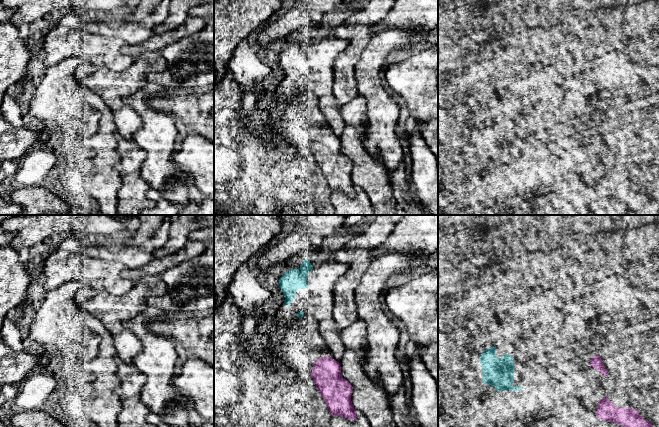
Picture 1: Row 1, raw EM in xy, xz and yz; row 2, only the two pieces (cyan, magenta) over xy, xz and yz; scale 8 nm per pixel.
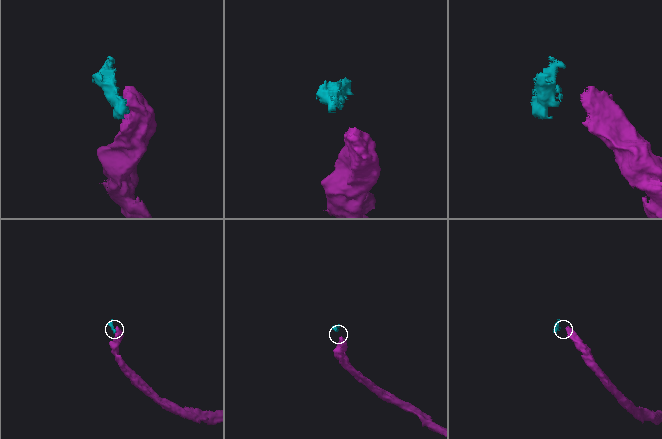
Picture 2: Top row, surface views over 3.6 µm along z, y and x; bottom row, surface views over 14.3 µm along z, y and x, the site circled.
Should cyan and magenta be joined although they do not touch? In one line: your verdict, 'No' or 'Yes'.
Yes

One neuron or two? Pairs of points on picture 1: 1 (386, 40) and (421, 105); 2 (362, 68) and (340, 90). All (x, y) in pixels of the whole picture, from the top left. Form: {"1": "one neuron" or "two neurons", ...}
{"1": "two neurons", "2": "two neurons"}

